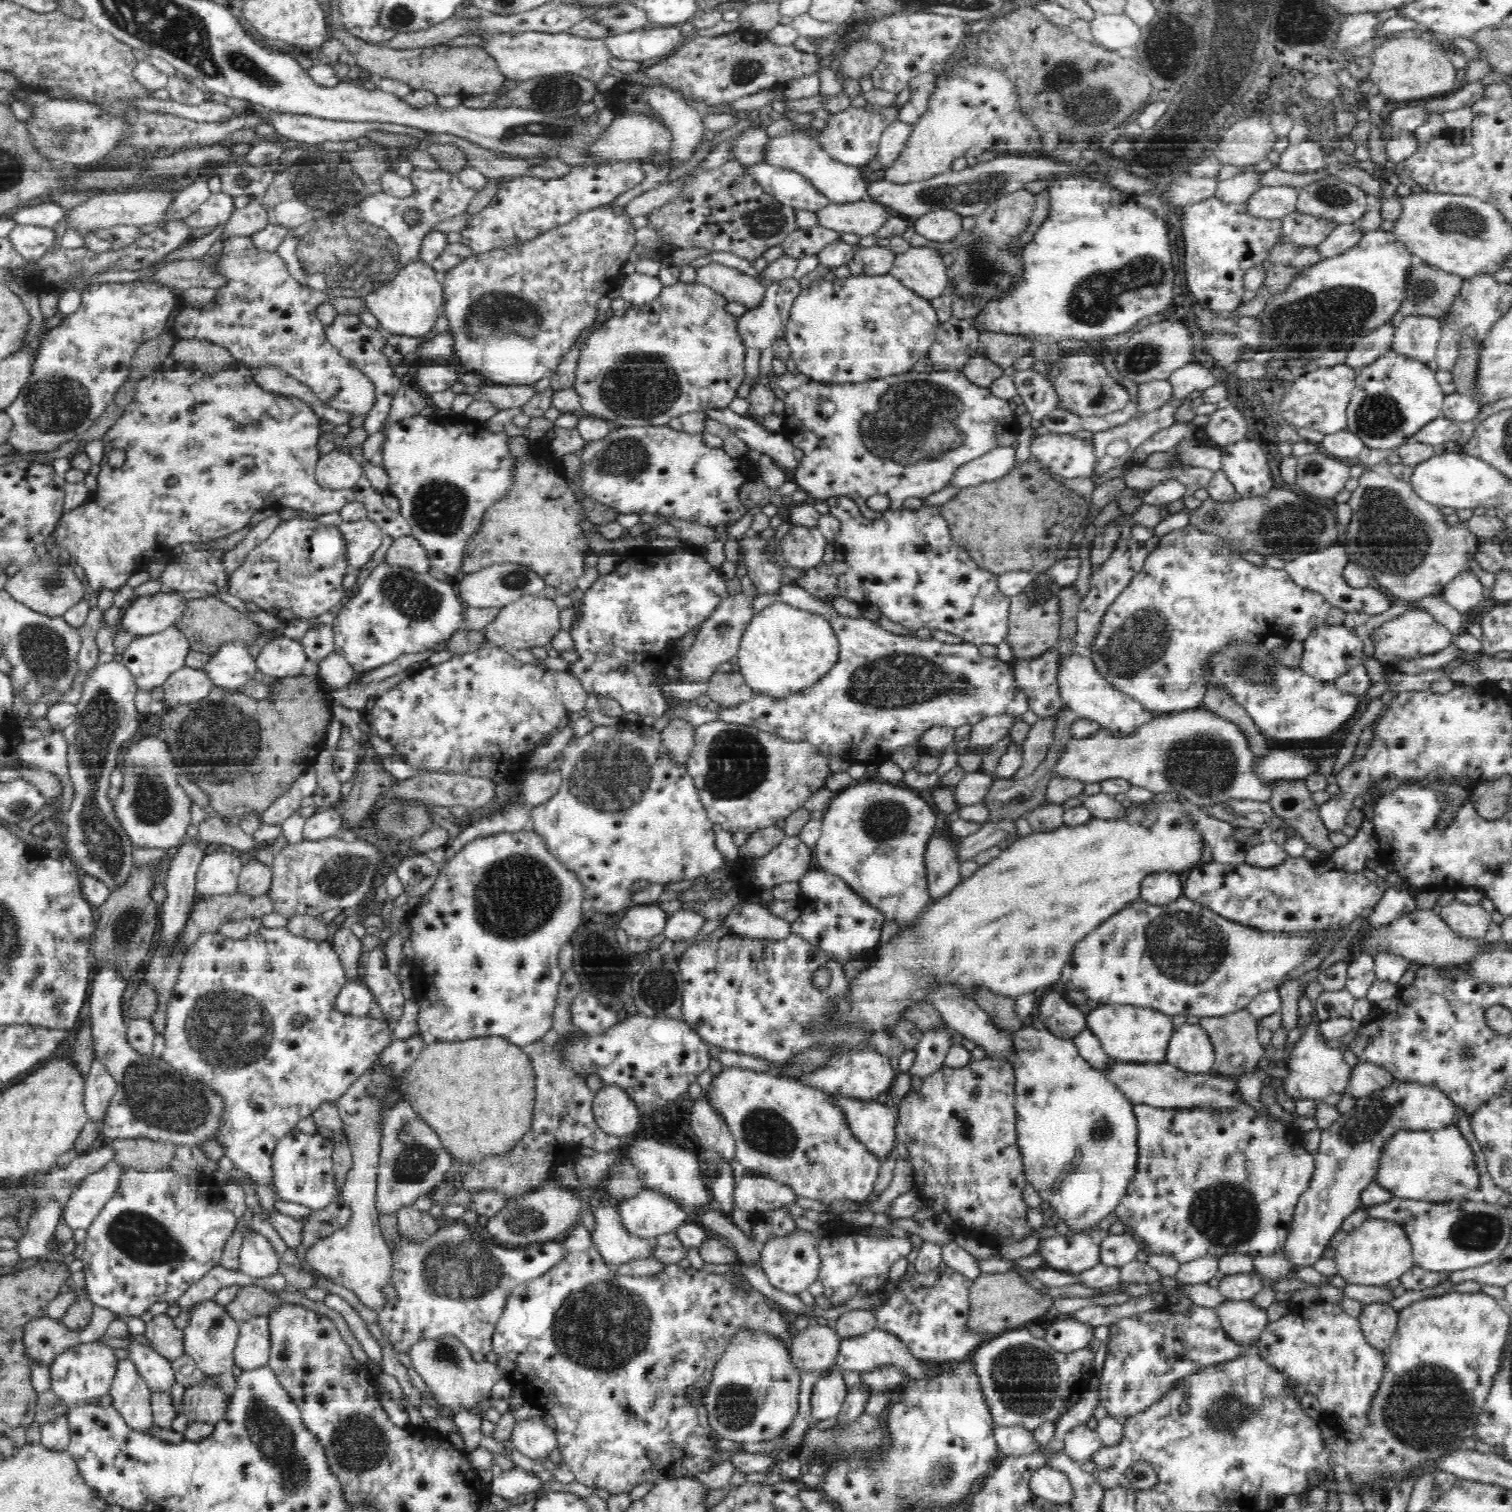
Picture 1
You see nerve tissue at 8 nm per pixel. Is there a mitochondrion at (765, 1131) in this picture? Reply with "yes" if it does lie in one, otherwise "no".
yes

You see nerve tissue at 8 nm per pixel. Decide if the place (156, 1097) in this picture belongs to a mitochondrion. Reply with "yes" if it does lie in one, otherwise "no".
yes

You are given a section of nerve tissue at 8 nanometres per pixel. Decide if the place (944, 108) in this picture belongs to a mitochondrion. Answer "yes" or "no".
no

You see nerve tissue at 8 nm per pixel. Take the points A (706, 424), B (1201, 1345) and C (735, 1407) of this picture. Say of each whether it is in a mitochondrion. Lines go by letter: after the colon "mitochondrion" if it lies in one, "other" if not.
A: other
B: other
C: mitochondrion

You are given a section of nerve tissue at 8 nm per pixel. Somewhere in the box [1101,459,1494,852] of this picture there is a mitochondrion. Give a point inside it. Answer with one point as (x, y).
(1392, 537)

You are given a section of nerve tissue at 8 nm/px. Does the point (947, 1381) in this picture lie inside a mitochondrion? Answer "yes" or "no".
no

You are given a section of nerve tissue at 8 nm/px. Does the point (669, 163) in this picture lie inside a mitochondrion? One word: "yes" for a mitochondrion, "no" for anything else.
no

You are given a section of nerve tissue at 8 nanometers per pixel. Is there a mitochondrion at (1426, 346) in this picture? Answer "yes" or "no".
no

